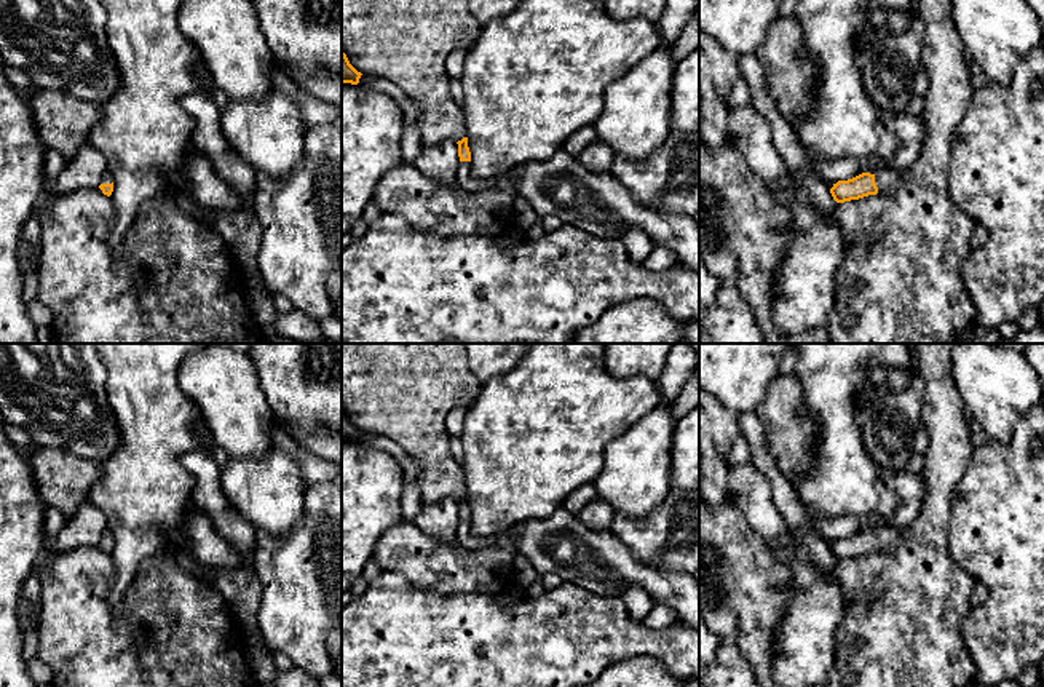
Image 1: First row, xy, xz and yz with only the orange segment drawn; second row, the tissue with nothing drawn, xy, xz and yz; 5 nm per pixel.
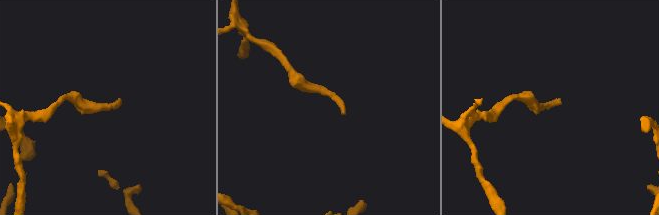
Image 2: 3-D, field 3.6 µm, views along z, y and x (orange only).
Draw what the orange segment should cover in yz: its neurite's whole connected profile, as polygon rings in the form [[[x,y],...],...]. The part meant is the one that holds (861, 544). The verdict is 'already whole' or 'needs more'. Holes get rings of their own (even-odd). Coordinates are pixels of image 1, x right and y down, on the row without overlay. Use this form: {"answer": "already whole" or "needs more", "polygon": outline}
{"answer": "needs more", "polygon": [[[884,529],[880,532],[862,530],[848,538],[838,538],[830,546],[836,561],[859,558],[876,551],[892,551],[902,538],[900,529]]]}

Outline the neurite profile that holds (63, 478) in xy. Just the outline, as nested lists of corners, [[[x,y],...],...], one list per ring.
[[[43,446],[30,449],[30,463],[42,500],[67,519],[88,500],[101,470],[99,463],[65,449]]]

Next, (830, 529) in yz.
[[[849,516],[822,518],[817,524],[821,537],[833,543],[838,538],[848,538],[860,532],[860,524],[857,519]]]

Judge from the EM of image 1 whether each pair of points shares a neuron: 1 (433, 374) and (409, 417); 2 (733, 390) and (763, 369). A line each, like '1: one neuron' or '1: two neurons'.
1: one neuron
2: one neuron

